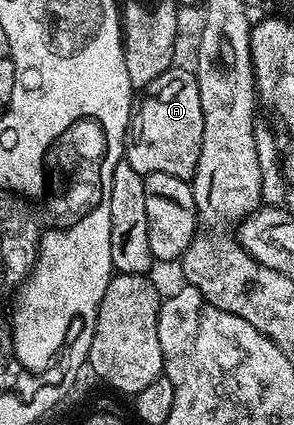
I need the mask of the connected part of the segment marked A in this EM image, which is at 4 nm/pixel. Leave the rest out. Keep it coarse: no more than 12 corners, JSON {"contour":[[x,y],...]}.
{"contour":[[198,77],[144,88],[124,140],[143,177],[193,180],[204,137]]}

